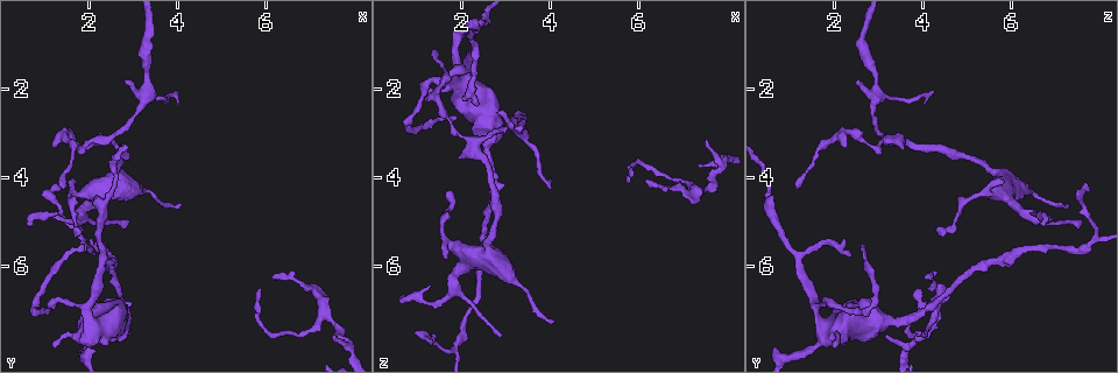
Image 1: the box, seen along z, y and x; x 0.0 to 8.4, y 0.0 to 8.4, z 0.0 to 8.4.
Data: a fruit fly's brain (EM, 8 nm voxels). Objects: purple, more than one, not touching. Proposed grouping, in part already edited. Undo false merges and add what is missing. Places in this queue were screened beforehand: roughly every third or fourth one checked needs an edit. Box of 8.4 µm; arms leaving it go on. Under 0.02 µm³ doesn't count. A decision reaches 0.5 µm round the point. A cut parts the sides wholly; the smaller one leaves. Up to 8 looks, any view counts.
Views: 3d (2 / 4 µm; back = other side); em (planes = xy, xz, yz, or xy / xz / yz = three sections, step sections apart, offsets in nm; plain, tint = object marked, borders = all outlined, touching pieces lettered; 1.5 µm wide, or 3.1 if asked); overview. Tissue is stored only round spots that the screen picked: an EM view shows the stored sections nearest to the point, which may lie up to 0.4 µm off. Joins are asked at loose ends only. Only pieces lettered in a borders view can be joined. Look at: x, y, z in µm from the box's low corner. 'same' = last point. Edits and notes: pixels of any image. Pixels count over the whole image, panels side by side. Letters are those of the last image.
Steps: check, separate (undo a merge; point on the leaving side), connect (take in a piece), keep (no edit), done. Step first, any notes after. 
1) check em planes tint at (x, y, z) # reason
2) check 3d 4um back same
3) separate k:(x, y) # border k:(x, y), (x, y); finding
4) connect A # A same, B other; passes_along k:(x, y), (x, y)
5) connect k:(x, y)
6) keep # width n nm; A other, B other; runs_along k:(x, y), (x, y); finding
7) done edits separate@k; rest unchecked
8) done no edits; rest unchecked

check 3d 4um back at (1.70, 3.20, 2.65)

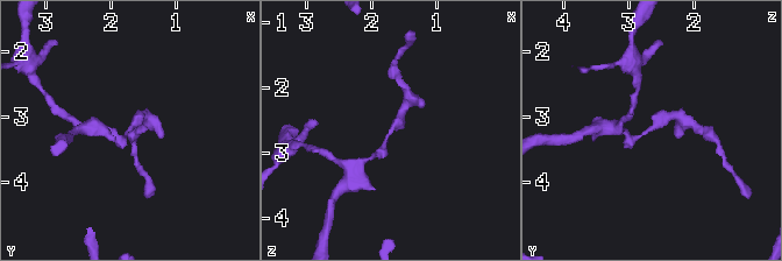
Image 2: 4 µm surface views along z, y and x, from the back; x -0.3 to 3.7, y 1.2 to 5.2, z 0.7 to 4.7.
check em planes borders at (1.75, 3.20, 2.70) # arm_widths 160, 200 nm

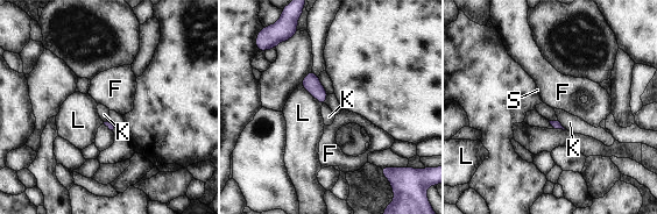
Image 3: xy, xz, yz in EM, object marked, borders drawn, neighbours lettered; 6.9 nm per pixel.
keep # F other, K other, L other, S other; border 3:(558, 120), (566, 129); continuous, no second neuron

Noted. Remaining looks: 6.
check 3d 4um at (1.25, 7.90, 2.00) # an open end

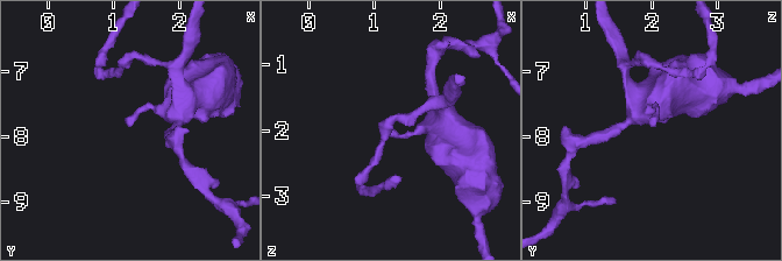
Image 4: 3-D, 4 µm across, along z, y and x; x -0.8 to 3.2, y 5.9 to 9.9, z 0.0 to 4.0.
check em planes borders at (1.25, 7.85, 1.95) # need the tissue

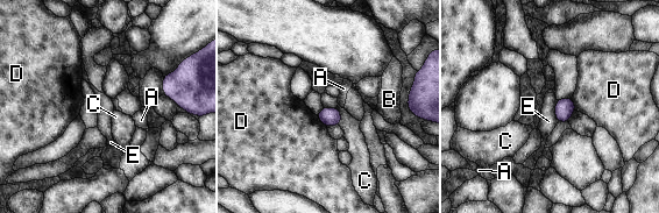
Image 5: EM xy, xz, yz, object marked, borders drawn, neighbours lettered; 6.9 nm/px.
keep # A other, B other, C other, D other, E other; border 5:(558, 100), (555, 105), (557, 121); no lettered piece goes on from it

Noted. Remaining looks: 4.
check em planes borders at (1.45, 4.30, 1.15) # an open end

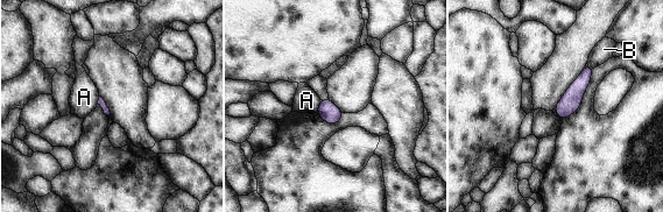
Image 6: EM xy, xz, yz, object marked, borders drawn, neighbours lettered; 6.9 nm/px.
keep # A other, B other; runs_along 6:(587, 69), (563, 115); none of them fits

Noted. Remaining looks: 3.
done no edits; rest unchecked

